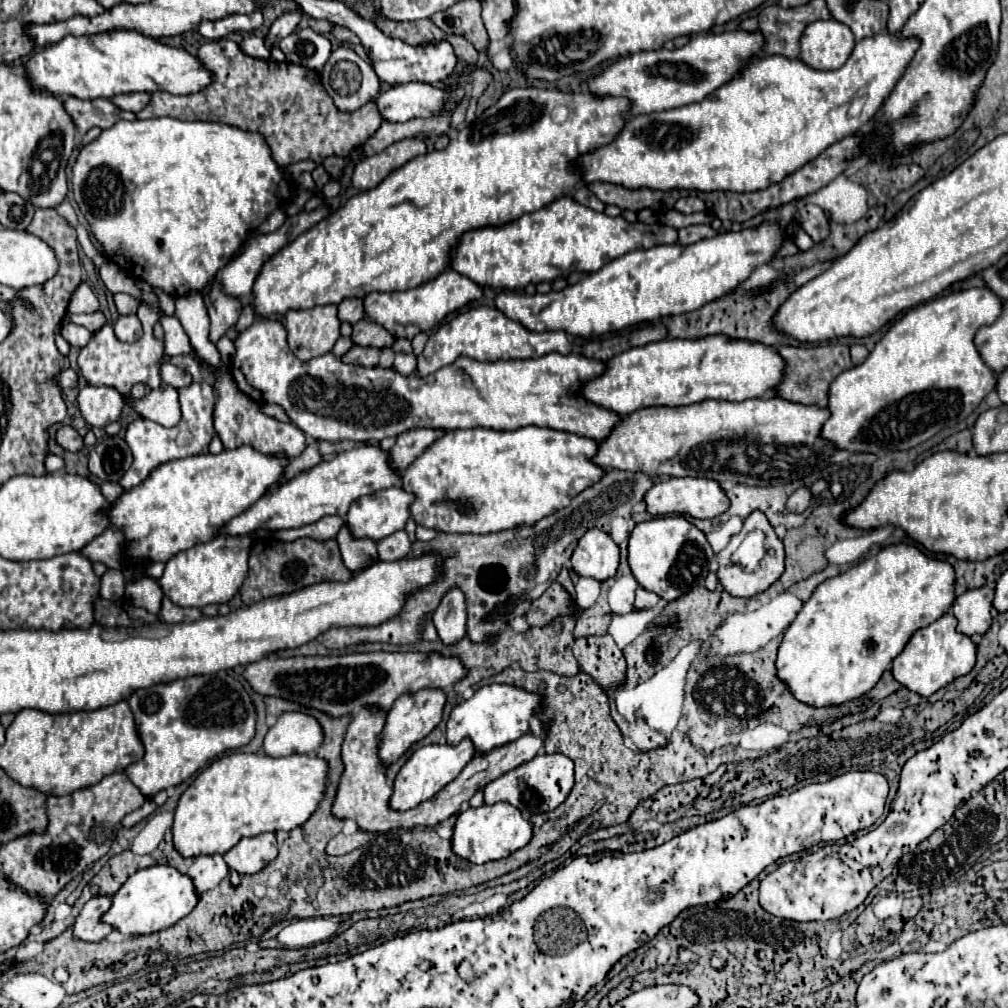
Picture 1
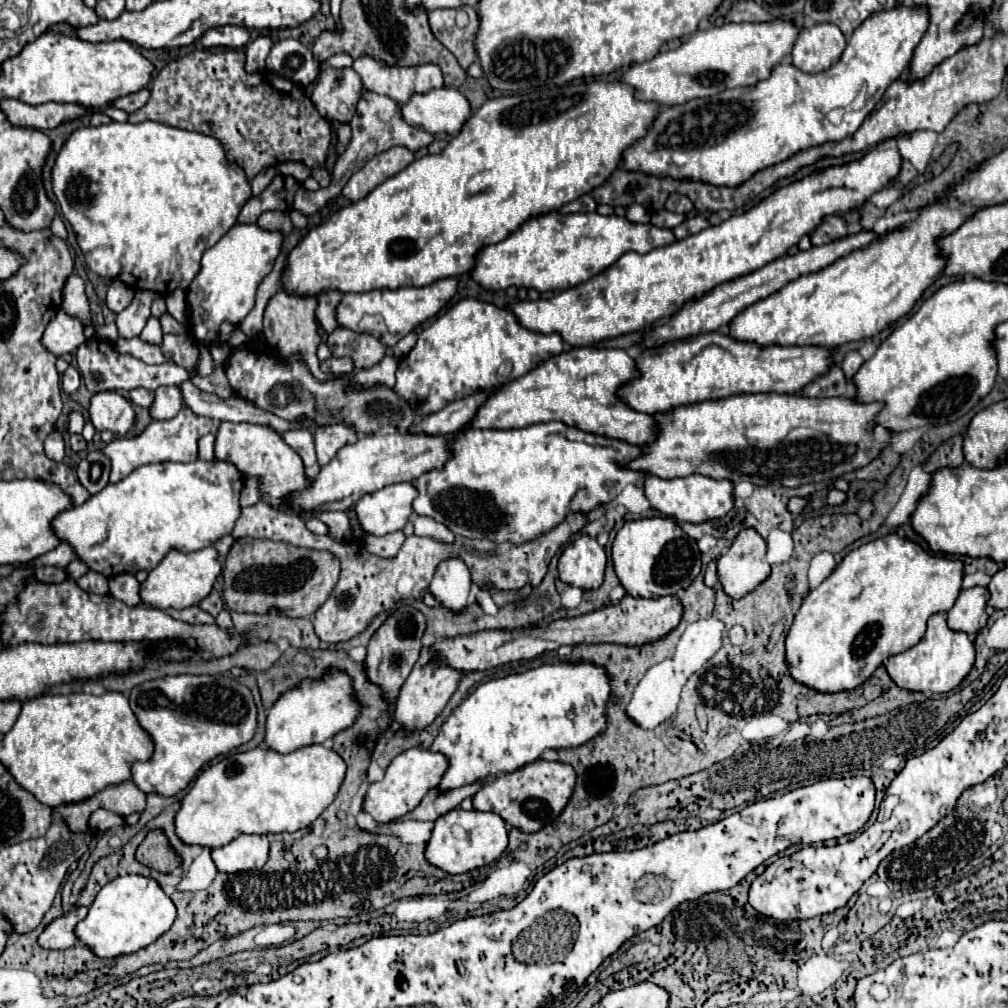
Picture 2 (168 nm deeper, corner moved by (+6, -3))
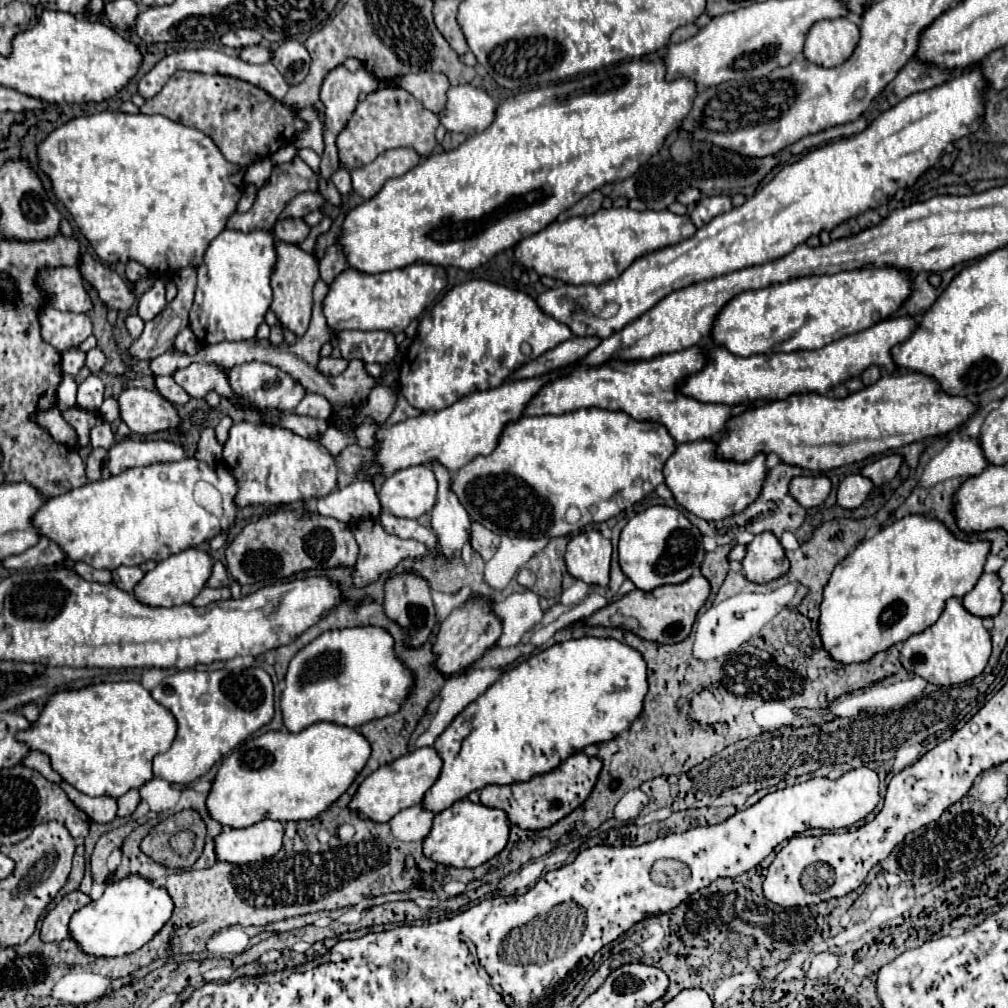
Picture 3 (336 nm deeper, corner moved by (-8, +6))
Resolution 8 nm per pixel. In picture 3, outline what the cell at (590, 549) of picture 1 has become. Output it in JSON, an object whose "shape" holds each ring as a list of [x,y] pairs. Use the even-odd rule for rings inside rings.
{"shape":[[[587,530],[571,538],[567,544],[567,572],[587,584],[607,586],[611,564],[611,542],[599,530]]]}

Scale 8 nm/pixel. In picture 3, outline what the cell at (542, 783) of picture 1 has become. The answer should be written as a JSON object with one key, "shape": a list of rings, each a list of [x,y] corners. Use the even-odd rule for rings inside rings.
{"shape":[[[583,752],[571,754],[555,770],[547,774],[533,776],[529,782],[517,782],[511,786],[491,784],[481,790],[481,802],[485,806],[501,808],[509,814],[509,820],[525,830],[543,830],[571,814],[593,790],[597,776],[601,772],[601,760],[589,758]]]}

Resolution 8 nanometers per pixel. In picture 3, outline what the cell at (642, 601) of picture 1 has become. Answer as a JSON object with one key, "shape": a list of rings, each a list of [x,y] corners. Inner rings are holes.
{"shape":[[[697,574],[691,576],[685,584],[669,584],[669,586],[659,586],[655,592],[643,592],[643,590],[633,590],[623,600],[611,602],[587,620],[583,620],[585,626],[611,626],[611,628],[621,628],[629,630],[645,640],[659,642],[659,644],[675,644],[681,642],[689,636],[691,626],[695,622],[697,612],[705,604],[709,596],[709,582]]]}

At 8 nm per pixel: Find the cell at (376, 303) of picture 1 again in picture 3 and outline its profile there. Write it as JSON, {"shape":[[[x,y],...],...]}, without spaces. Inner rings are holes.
{"shape":[[[411,264],[403,270],[381,274],[363,274],[347,268],[329,286],[329,294],[323,302],[323,314],[333,330],[387,330],[399,334],[433,304],[445,286],[445,268],[431,264]]]}

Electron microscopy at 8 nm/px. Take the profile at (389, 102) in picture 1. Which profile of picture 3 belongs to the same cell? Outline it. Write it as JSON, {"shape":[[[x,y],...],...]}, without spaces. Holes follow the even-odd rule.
{"shape":[[[459,84],[447,90],[447,106],[437,116],[449,132],[471,136],[483,132],[493,122],[495,102],[485,90],[471,84]]]}

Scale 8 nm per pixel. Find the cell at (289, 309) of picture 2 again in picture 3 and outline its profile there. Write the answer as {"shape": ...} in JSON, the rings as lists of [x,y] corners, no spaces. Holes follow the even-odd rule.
{"shape":[[[287,242],[277,244],[277,262],[271,276],[271,288],[273,288],[271,310],[277,314],[283,328],[291,330],[295,336],[303,336],[309,328],[313,310],[313,286],[317,280],[319,280],[319,266],[313,254],[303,252],[295,244]]]}

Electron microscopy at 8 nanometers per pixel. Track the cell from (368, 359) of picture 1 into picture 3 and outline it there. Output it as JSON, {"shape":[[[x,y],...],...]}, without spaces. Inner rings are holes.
{"shape":[[[327,356],[327,358],[321,358],[321,360],[319,360],[319,372],[325,374],[325,376],[337,376],[337,374],[341,374],[347,366],[349,366],[349,360],[343,360],[343,358]]]}

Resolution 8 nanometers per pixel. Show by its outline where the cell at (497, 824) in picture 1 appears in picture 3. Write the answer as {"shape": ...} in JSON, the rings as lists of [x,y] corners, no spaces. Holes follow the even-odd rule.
{"shape":[[[459,800],[453,806],[439,812],[433,820],[433,828],[423,842],[423,854],[439,864],[455,868],[475,868],[499,854],[509,840],[511,822],[499,808],[487,808],[485,804],[473,804],[471,800]]]}

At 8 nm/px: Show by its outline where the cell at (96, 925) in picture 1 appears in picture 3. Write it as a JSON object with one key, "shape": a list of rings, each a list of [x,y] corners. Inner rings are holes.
{"shape":[[[79,890],[67,894],[43,920],[43,926],[41,926],[41,940],[43,942],[59,942],[59,940],[65,940],[69,938],[69,920],[71,916],[87,906],[91,902],[91,898]]]}

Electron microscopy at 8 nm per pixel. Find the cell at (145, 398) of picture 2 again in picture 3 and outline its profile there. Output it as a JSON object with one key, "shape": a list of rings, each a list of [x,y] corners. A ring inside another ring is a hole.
{"shape":[[[159,376],[155,386],[157,386],[157,392],[163,398],[167,398],[167,400],[171,400],[175,404],[185,404],[189,400],[187,392],[173,380],[173,376]]]}

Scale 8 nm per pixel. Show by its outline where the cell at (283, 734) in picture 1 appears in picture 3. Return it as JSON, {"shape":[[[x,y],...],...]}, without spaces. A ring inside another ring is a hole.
{"shape":[[[343,628],[331,630],[321,634],[317,640],[307,644],[297,656],[291,660],[287,676],[285,676],[285,690],[281,696],[281,712],[283,724],[289,732],[297,734],[303,728],[309,728],[315,722],[333,722],[339,726],[359,728],[375,718],[383,718],[395,714],[407,692],[413,684],[411,672],[395,658],[393,654],[393,638],[381,628]]]}

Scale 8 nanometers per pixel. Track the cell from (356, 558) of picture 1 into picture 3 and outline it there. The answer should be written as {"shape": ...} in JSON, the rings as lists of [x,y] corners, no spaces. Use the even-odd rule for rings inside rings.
{"shape":[[[251,422],[231,426],[229,440],[223,448],[223,462],[239,482],[235,496],[239,508],[249,504],[311,504],[337,488],[337,466],[327,448],[321,442],[305,440],[279,426]]]}

